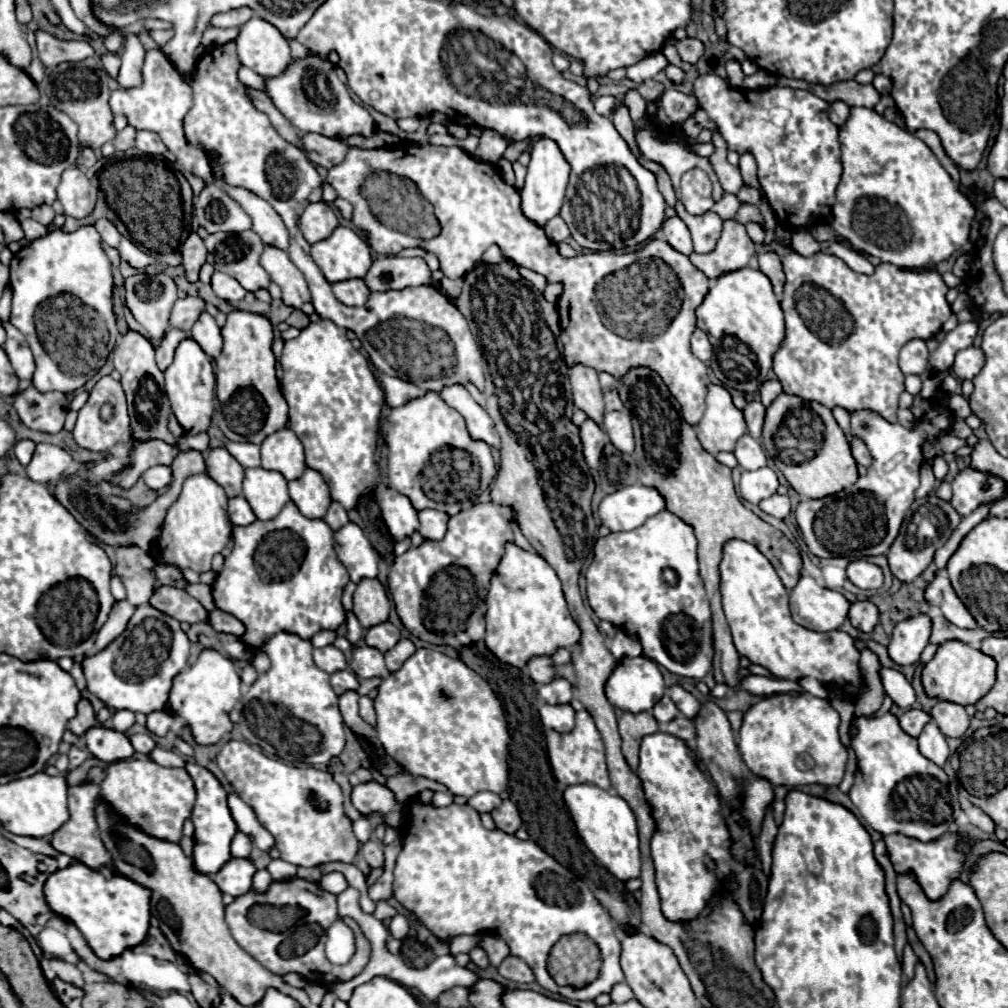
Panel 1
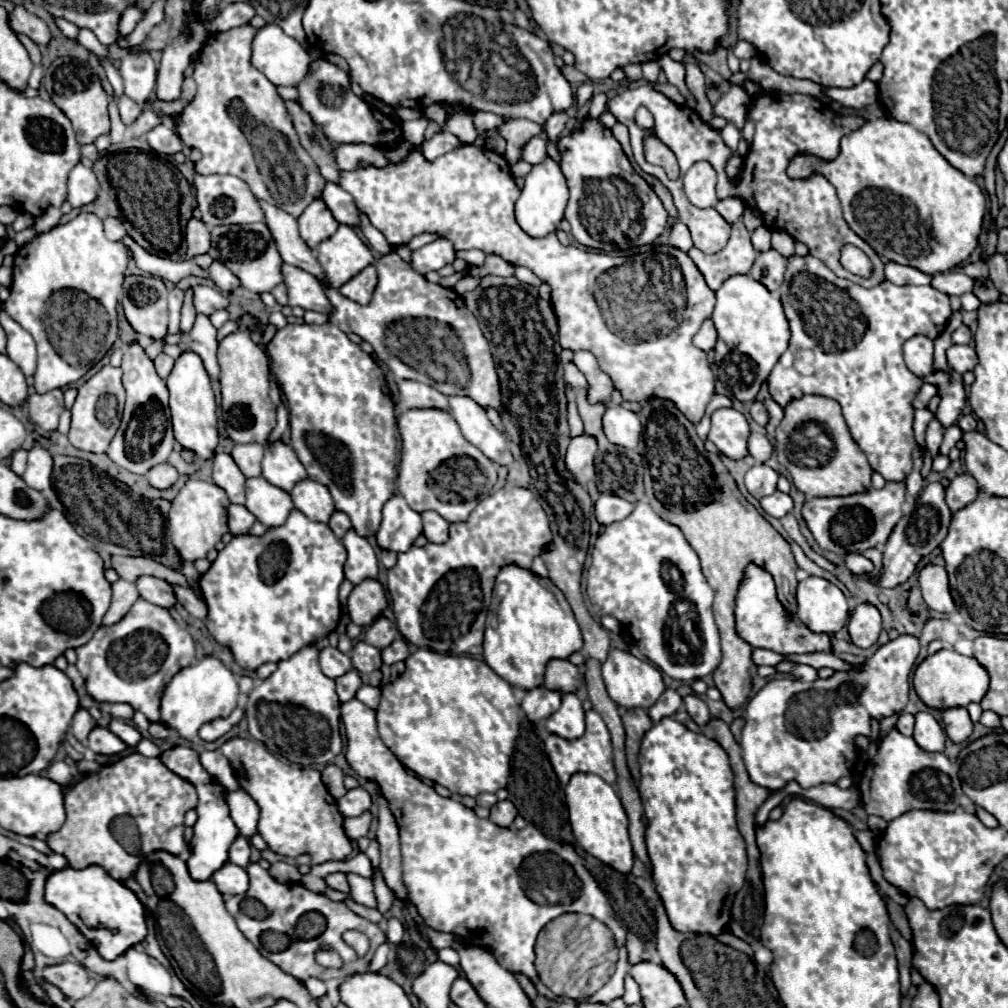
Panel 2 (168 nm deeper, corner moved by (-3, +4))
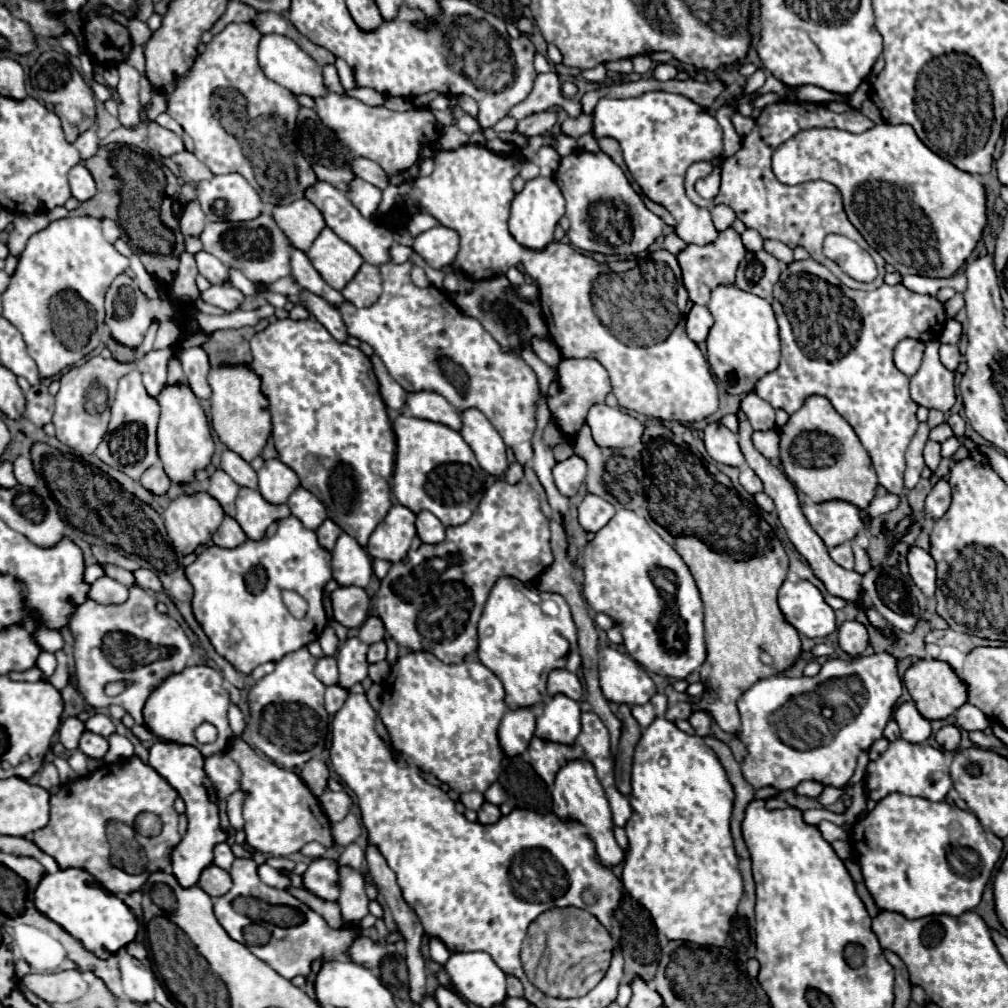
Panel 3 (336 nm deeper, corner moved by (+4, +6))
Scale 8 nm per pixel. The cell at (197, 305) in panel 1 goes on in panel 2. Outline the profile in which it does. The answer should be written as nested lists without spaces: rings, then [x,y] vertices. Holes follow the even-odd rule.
[[[196,285],[192,289],[194,293],[194,307],[196,307],[196,313],[202,313],[202,315],[212,315],[214,311],[218,309],[226,309],[228,305],[228,299],[214,287],[206,287],[206,285]]]

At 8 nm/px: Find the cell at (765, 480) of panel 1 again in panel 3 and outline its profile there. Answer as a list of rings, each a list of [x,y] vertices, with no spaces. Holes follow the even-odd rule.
[[[749,467],[741,471],[741,475],[739,475],[739,483],[741,483],[741,485],[745,487],[745,491],[751,493],[751,495],[763,491],[763,487],[761,487],[761,479],[759,479],[759,477],[755,475],[755,471],[749,469]]]

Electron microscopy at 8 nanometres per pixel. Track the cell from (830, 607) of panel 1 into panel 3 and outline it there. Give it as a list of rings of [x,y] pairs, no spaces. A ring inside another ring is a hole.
[[[785,581],[779,589],[777,603],[783,619],[793,625],[799,635],[815,639],[827,637],[837,629],[833,609],[823,601],[819,589],[809,581]]]

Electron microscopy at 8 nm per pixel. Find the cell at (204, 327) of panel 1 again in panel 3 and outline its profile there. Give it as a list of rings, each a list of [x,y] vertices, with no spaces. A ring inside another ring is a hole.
[[[189,347],[179,353],[179,361],[183,365],[183,373],[187,377],[187,385],[195,393],[197,399],[205,401],[211,397],[211,387],[207,383],[209,361],[201,347]]]

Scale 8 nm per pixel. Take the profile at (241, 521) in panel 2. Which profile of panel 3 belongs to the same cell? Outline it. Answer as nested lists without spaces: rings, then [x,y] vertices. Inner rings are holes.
[[[225,517],[223,523],[221,523],[221,527],[213,535],[213,543],[217,547],[223,547],[223,549],[239,547],[245,541],[247,541],[247,535],[243,533],[243,529],[239,527],[239,523],[233,517]]]

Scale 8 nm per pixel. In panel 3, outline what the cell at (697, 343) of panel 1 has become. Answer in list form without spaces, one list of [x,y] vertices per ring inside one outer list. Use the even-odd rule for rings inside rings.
[[[693,305],[691,311],[687,313],[685,321],[687,321],[687,335],[689,335],[691,341],[701,343],[701,341],[707,339],[707,333],[709,333],[709,329],[713,325],[713,317],[711,317],[707,307]]]

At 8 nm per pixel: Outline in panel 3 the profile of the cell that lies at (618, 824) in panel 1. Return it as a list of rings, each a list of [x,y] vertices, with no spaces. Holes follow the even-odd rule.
[[[573,759],[567,761],[555,777],[555,787],[553,787],[553,813],[561,819],[575,819],[579,821],[587,835],[593,839],[595,843],[595,851],[597,857],[603,861],[603,865],[613,867],[617,863],[621,863],[623,859],[623,849],[617,845],[615,837],[613,837],[613,819],[611,819],[611,809],[609,809],[609,801],[605,797],[605,791],[595,775],[595,767],[585,761],[585,759]]]

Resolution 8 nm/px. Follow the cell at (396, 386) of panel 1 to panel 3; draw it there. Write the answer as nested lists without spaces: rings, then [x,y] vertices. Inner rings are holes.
[[[429,391],[407,393],[407,409],[413,417],[429,419],[429,421],[447,425],[455,431],[461,431],[461,415],[455,411],[451,403],[447,403],[437,393],[429,393]]]

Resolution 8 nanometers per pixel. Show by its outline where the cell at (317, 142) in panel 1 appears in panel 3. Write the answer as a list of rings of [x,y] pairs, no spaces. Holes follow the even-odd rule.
[[[365,157],[355,159],[353,161],[353,171],[357,171],[357,177],[373,183],[379,189],[385,189],[389,185],[387,173],[375,161],[371,161],[371,159],[365,159]]]

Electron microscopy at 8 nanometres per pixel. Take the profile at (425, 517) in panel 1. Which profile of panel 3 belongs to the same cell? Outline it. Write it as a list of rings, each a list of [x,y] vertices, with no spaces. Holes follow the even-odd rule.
[[[429,511],[417,513],[415,527],[417,527],[417,535],[423,543],[441,543],[445,539],[443,523]]]

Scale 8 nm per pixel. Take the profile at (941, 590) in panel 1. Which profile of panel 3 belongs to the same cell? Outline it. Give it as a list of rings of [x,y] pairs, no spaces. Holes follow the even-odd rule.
[[[913,545],[913,547],[909,547],[907,563],[909,563],[909,575],[915,581],[915,585],[927,597],[933,597],[935,595],[935,561],[933,561],[933,557],[927,551],[923,551],[921,547]]]

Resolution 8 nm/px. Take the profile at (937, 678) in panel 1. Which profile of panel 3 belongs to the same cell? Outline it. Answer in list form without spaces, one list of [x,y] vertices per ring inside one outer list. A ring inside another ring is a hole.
[[[921,659],[915,665],[911,665],[905,675],[903,683],[911,695],[911,699],[917,705],[917,711],[927,719],[927,721],[941,721],[947,719],[953,711],[957,711],[963,703],[967,703],[967,691],[965,683],[957,677],[957,673],[945,663],[945,661],[927,661]]]

